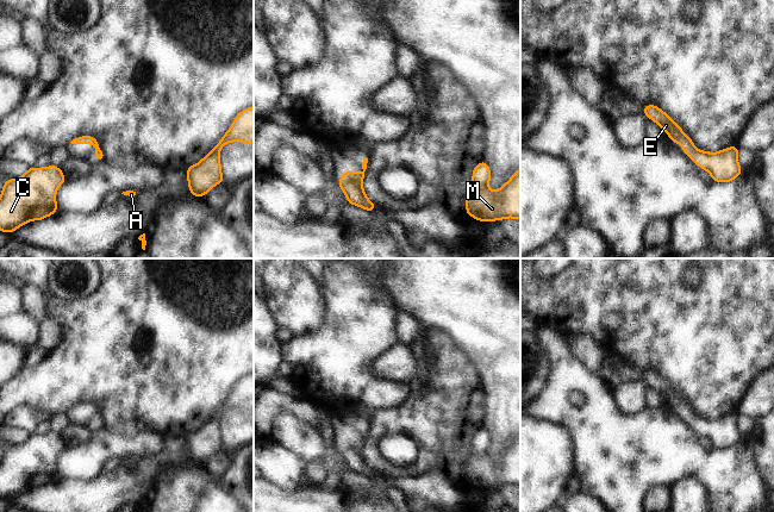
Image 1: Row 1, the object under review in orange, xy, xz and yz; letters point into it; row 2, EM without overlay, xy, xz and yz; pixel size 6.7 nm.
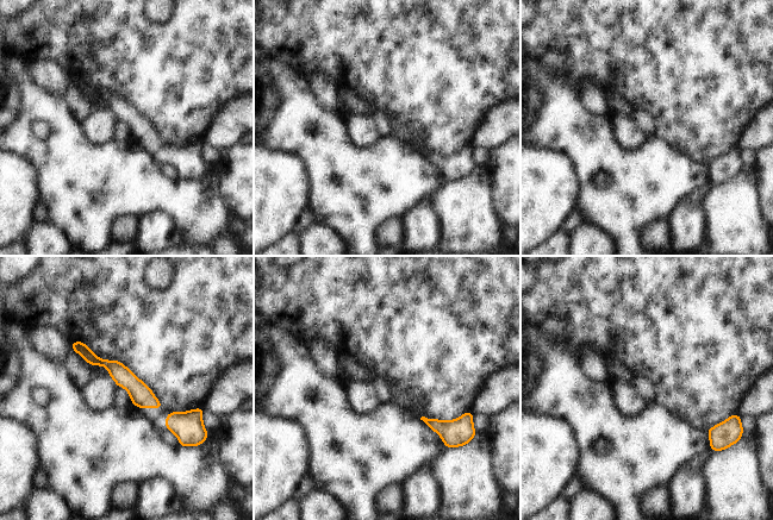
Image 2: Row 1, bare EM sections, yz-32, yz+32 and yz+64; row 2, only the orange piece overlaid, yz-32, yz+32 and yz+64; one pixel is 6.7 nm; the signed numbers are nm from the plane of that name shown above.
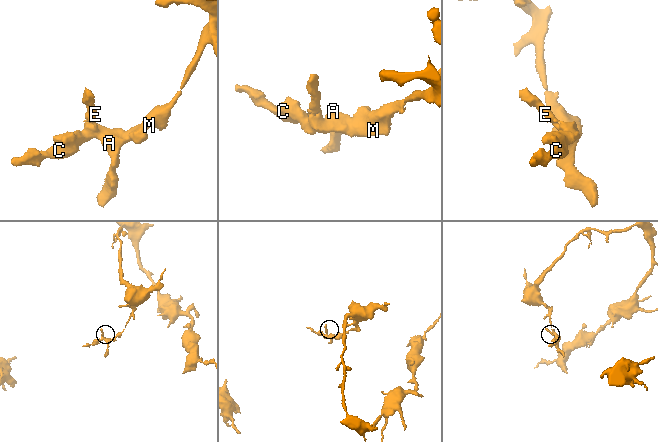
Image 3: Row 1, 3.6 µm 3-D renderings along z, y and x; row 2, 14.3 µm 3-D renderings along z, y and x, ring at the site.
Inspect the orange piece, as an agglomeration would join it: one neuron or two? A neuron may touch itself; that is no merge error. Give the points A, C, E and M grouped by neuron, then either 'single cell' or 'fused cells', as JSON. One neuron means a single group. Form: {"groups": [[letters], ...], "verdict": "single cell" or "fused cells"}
{"groups": [["A", "C", "E", "M"]], "verdict": "single cell"}

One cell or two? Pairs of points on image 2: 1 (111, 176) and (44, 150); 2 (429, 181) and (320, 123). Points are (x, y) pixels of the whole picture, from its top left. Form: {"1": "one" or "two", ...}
{"1": "one", "2": "one"}

